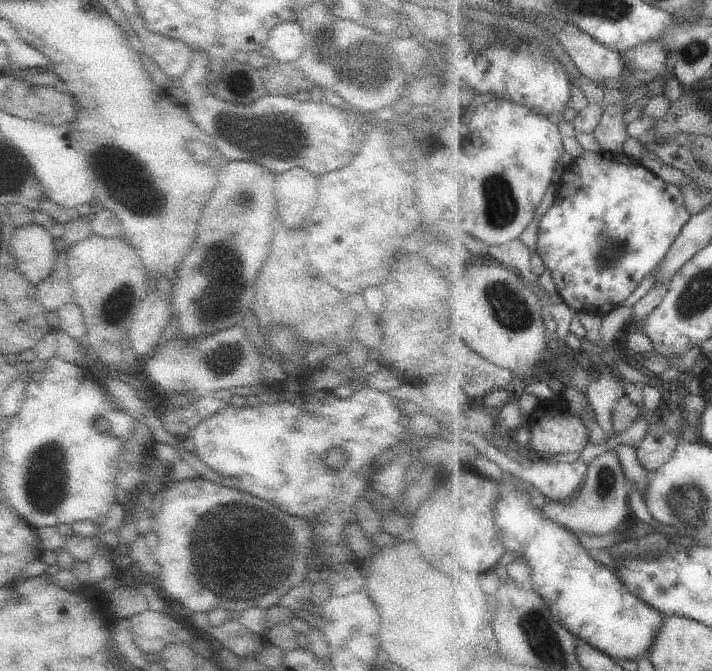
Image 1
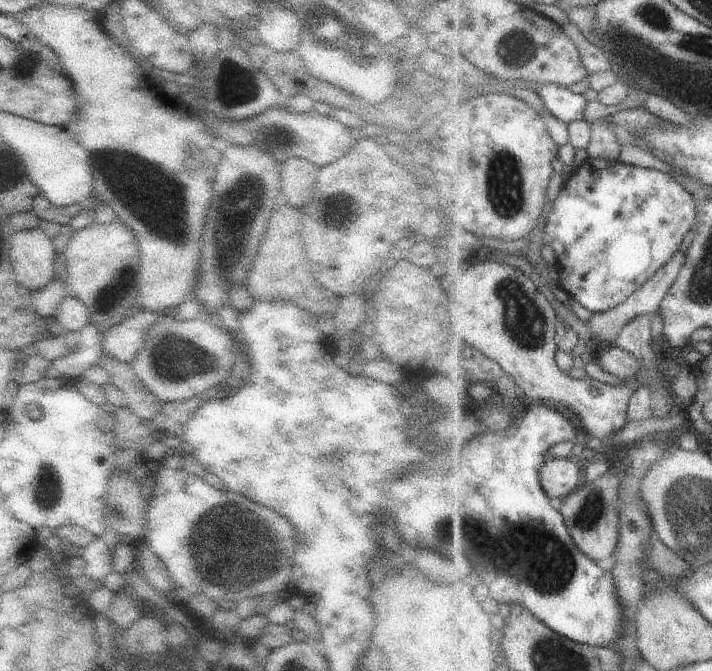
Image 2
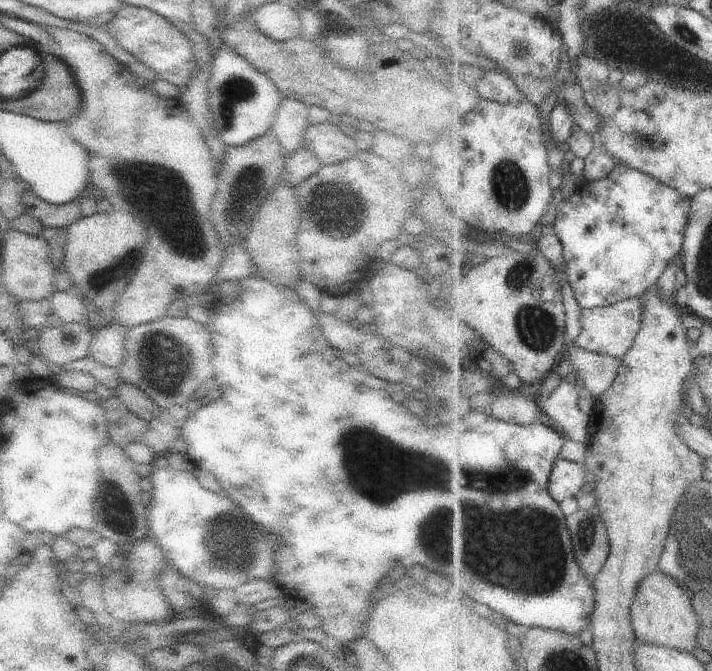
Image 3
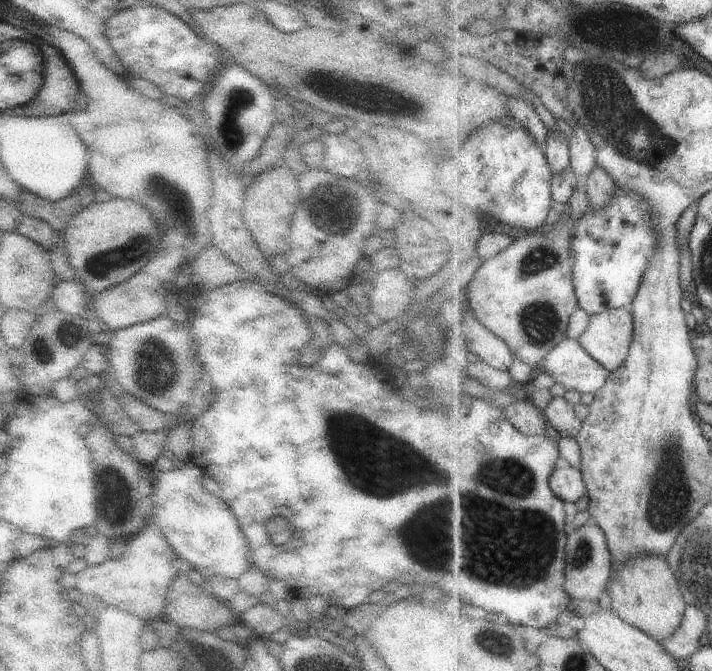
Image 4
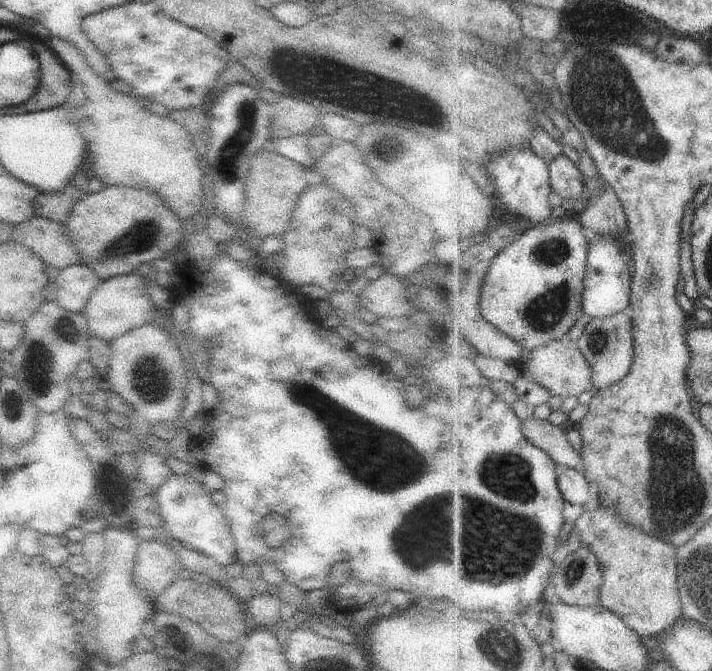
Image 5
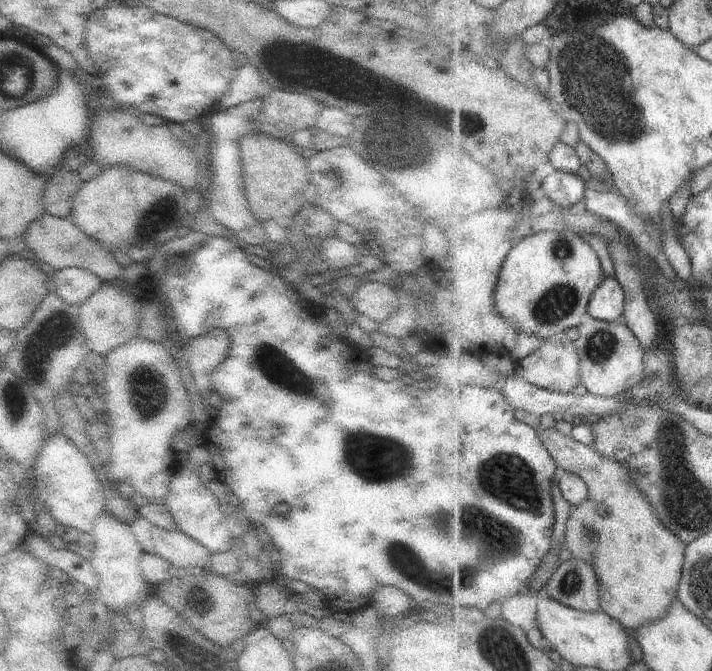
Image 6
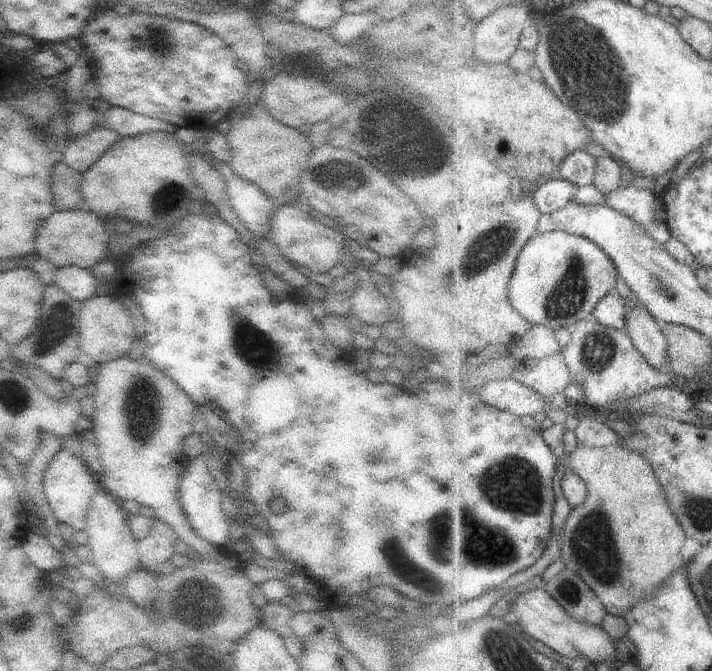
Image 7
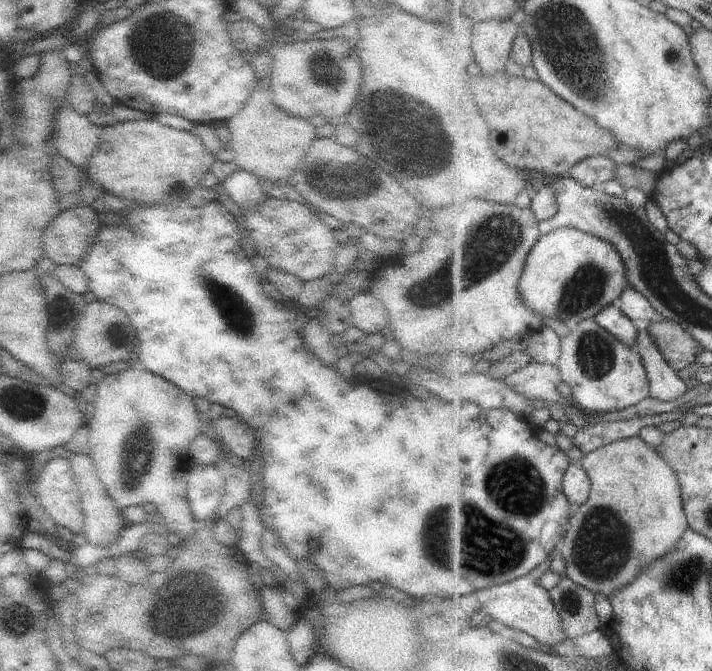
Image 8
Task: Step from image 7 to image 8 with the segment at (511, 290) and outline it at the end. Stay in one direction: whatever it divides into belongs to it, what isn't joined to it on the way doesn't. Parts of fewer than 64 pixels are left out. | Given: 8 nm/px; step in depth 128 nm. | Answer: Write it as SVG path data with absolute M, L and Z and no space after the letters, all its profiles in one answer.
M572 227L543 235L532 250L528 268L521 278L521 290L533 310L541 312L547 321L557 318L572 326L597 317L609 306L618 304L630 286L628 267L616 244Z

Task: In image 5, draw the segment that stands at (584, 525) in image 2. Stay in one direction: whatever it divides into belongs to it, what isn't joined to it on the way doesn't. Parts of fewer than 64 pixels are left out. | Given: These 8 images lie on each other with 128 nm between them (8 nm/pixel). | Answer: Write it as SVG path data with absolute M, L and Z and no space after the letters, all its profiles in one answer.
M581 544L574 553L567 554L551 579L555 594L564 603L582 607L600 604L604 568L589 547Z

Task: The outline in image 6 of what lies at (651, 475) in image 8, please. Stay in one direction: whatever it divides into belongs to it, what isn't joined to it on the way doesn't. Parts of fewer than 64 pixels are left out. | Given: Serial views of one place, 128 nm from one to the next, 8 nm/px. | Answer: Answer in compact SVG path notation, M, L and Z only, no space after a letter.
M539 427L537 434L559 470L577 474L588 484L589 499L573 510L564 548L575 560L593 566L600 583L603 611L623 627L634 630L664 618L679 595L688 543L673 530L667 530L653 502L637 484L637 474L625 462L576 442L554 427Z

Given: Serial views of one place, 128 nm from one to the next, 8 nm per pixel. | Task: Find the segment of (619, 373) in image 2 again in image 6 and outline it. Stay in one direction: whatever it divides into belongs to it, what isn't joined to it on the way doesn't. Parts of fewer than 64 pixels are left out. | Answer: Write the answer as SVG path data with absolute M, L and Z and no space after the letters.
M545 340L545 344L537 352L516 363L513 376L543 389L572 393L582 384L579 352L569 340Z

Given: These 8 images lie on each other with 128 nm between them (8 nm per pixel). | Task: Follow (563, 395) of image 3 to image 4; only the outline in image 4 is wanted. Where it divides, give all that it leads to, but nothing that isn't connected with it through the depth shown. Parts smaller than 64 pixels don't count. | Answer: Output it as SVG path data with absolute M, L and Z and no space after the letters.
M553 397L543 410L550 426L562 435L578 435L581 418L575 414L575 405L563 397Z

